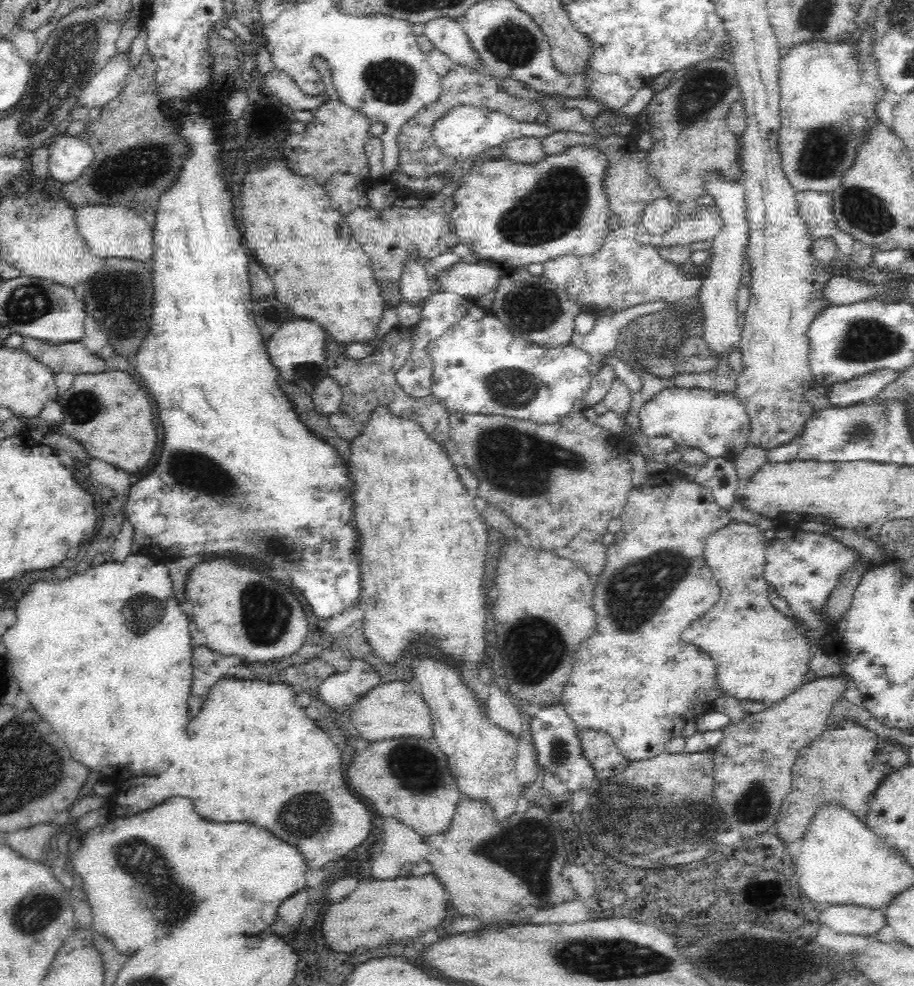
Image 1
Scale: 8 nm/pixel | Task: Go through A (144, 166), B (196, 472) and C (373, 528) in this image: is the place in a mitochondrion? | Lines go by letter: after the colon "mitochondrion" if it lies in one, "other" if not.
A: mitochondrion
B: mitochondrion
C: other

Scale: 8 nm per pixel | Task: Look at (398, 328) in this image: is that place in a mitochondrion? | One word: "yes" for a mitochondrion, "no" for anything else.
no

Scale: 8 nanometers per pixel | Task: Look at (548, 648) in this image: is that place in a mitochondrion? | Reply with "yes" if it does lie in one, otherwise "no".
yes

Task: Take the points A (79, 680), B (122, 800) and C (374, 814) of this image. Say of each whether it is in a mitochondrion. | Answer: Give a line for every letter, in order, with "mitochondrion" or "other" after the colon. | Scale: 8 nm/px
A: other
B: other
C: other

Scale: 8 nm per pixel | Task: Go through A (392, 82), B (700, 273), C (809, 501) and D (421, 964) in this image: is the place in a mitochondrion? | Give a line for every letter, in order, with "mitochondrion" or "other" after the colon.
A: mitochondrion
B: other
C: other
D: other

